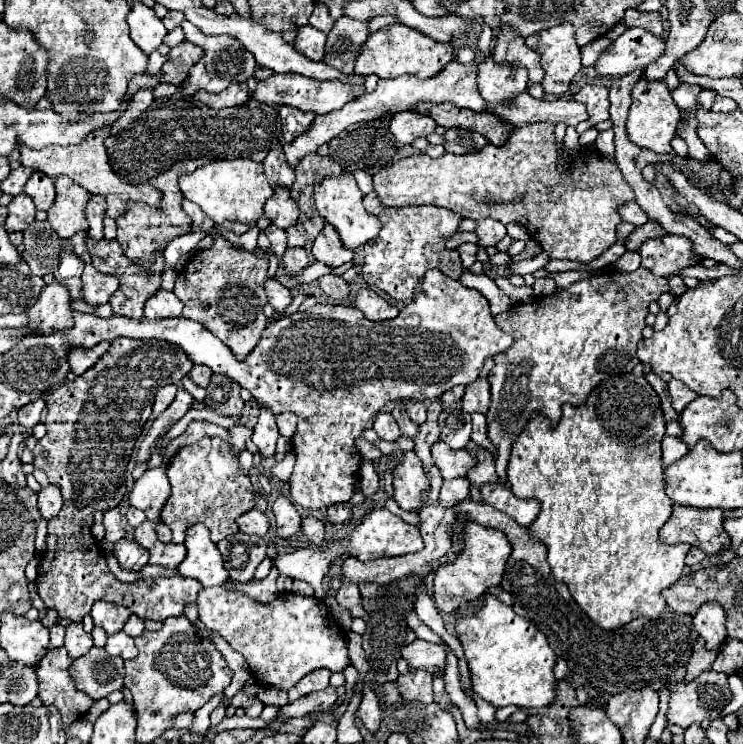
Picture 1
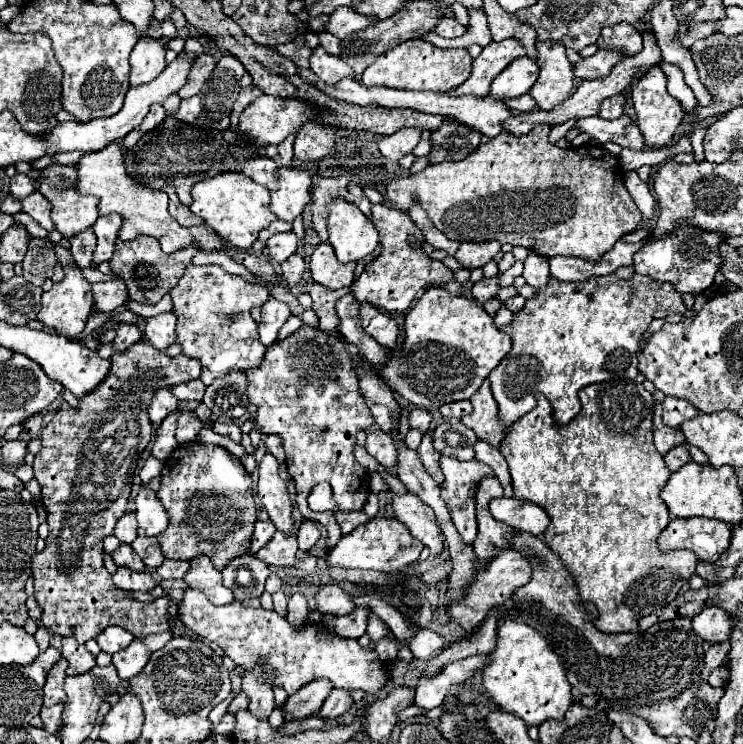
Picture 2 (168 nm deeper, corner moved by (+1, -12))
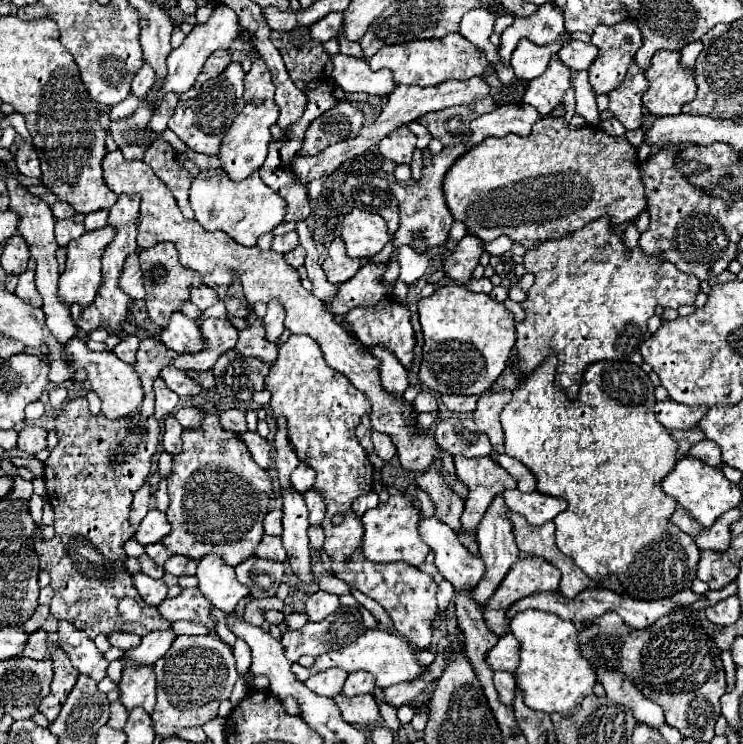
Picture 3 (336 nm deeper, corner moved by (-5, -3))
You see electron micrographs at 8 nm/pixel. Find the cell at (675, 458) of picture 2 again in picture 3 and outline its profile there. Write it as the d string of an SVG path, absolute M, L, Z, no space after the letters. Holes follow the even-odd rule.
M708 439L692 445L686 455L696 457L696 459L702 459L702 461L710 463L712 467L720 467L720 463L722 463L722 459L720 459L720 449L716 447L716 443L712 443L712 441L708 441Z

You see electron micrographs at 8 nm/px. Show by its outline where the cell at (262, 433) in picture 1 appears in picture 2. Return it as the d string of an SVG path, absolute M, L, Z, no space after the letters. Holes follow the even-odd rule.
M266 452L260 462L258 496L264 504L264 508L268 510L270 520L274 522L276 530L290 536L290 532L294 532L292 502L288 496L286 482L278 476L278 462L270 452Z

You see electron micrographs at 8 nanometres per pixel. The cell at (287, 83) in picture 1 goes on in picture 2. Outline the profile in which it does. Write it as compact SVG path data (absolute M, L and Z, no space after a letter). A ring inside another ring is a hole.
M264 94L240 114L240 122L236 128L238 128L238 134L248 138L254 146L266 148L270 144L280 144L288 134L298 132L300 126L312 118L314 118L314 106L304 104L302 100L282 100L282 98Z

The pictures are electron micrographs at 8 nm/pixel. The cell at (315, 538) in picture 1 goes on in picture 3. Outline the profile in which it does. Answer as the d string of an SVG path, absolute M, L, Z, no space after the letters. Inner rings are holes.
M310 489L304 493L304 501L306 501L308 513L310 513L310 525L322 525L322 521L326 517L326 507L324 507L324 501L320 499L320 495L316 495L316 491Z

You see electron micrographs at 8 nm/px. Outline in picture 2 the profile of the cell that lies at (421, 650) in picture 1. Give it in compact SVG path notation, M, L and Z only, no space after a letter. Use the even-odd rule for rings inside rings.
M470 656L464 660L452 662L434 678L428 678L422 674L416 684L414 706L424 708L424 710L432 710L440 706L444 698L450 694L450 690L456 684L472 678L478 670L482 670L482 664L486 664L486 656Z

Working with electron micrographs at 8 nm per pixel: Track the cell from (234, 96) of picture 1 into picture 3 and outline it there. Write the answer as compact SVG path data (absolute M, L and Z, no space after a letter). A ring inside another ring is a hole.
M258 57L252 63L252 69L244 77L244 101L256 101L256 99L272 99L274 97L274 85L270 79L270 71L262 57Z

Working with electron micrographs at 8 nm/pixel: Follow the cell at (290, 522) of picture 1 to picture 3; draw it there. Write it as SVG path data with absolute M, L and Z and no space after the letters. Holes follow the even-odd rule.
M264 535L264 539L260 541L256 557L274 559L274 561L286 561L288 559L288 555L284 551L284 545L282 545L282 539L280 537L270 537L270 535Z

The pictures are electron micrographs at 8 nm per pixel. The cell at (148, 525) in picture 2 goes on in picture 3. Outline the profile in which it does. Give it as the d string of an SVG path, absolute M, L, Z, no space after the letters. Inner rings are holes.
M148 511L148 515L142 519L142 523L136 529L136 541L146 545L146 543L158 543L164 535L168 535L170 523L166 519L166 513L162 511Z

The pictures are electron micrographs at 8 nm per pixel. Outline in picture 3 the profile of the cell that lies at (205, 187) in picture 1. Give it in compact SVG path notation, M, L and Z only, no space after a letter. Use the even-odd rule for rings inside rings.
M206 169L192 181L190 205L194 209L196 221L200 221L202 227L208 231L220 229L246 247L256 245L258 237L272 231L286 215L284 199L266 187L266 183L258 177L258 171L242 181L232 181L222 169Z

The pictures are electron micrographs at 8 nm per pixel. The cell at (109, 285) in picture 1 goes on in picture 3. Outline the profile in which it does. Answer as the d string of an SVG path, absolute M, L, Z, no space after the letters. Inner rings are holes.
M132 253L124 261L124 269L118 279L120 289L130 295L132 299L142 299L144 297L144 287L142 287L142 271L138 265L138 253Z

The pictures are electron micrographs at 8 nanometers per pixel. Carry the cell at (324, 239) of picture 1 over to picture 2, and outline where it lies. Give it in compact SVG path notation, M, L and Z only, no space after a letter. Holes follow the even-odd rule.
M322 242L310 258L310 270L314 282L324 284L330 290L350 286L354 280L354 266L356 266L354 262L340 264L336 260L334 248L328 242Z

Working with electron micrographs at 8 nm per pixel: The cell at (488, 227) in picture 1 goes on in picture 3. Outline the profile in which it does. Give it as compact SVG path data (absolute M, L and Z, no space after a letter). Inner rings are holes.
M466 235L458 241L456 251L444 259L444 271L450 279L458 281L458 283L468 283L472 279L472 271L474 267L480 263L480 255L484 253L484 241L474 237L474 235Z

